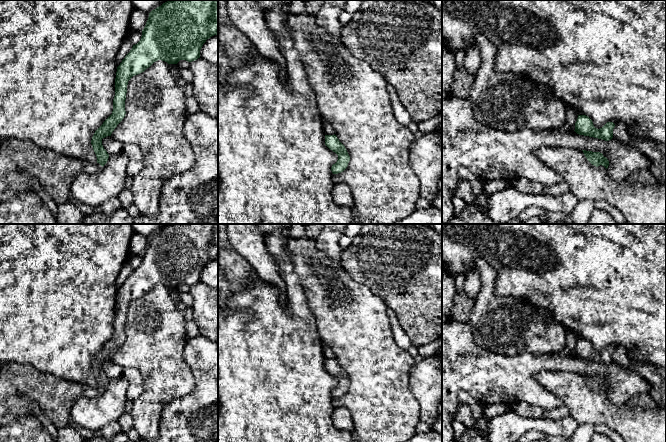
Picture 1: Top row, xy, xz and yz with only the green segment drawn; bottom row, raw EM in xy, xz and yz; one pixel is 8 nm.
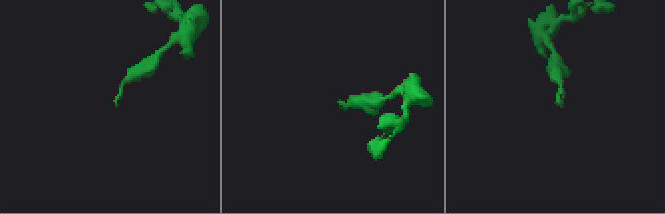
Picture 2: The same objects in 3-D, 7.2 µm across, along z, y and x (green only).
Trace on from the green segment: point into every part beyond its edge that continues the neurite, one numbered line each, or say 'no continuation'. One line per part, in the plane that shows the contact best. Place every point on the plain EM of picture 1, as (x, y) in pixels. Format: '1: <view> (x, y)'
1: xy (20, 384)

